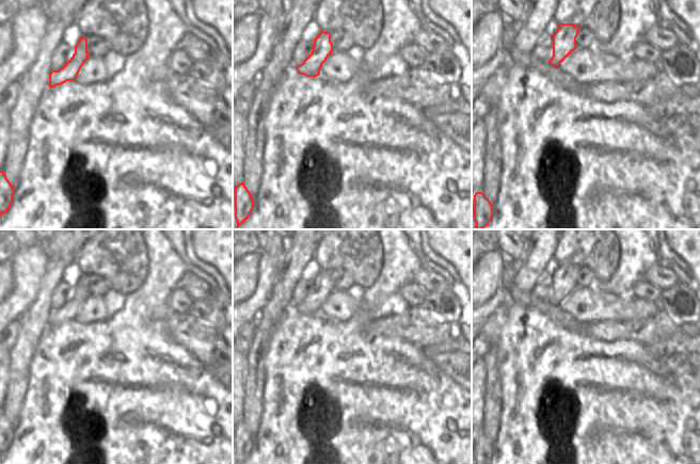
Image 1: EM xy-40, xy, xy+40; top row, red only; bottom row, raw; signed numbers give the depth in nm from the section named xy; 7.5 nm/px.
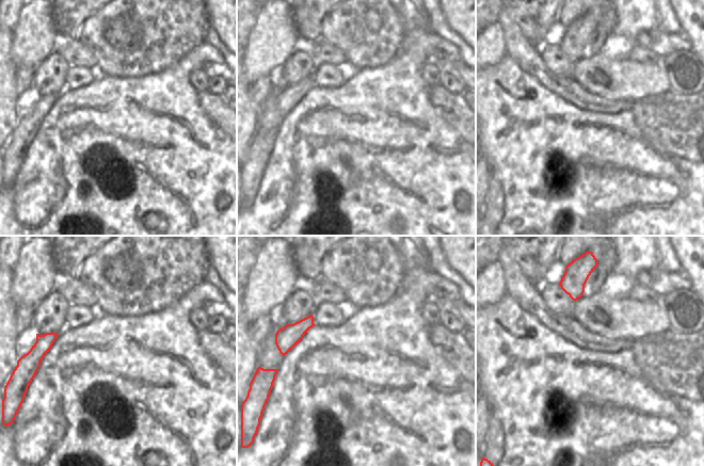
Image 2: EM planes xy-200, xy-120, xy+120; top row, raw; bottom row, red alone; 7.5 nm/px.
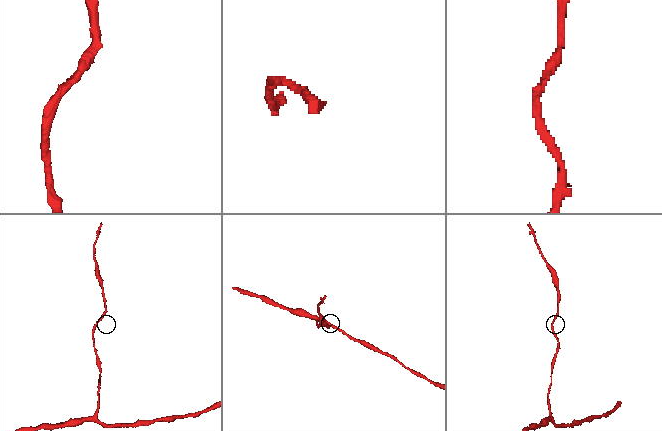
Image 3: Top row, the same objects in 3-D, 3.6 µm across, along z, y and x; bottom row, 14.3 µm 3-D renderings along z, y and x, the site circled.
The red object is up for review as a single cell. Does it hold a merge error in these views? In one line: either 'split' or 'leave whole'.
leave whole

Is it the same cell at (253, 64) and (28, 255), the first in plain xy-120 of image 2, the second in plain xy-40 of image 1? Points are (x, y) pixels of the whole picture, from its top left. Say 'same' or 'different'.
same

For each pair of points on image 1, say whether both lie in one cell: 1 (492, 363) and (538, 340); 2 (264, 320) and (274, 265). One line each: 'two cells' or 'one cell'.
1: two cells
2: two cells

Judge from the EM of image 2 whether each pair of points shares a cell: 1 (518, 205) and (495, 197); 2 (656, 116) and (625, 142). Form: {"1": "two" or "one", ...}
{"1": "two", "2": "two"}

